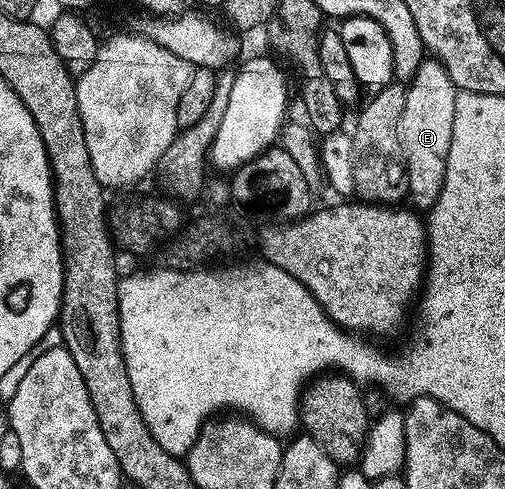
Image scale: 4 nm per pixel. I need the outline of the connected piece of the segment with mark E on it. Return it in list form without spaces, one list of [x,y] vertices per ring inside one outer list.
[[[434,58],[427,59],[408,84],[404,114],[400,118],[400,145],[403,146],[407,166],[410,187],[408,200],[422,214],[429,213],[436,202],[440,202],[444,178],[448,172],[448,158],[452,154],[458,94],[459,91],[454,87],[446,68]]]

